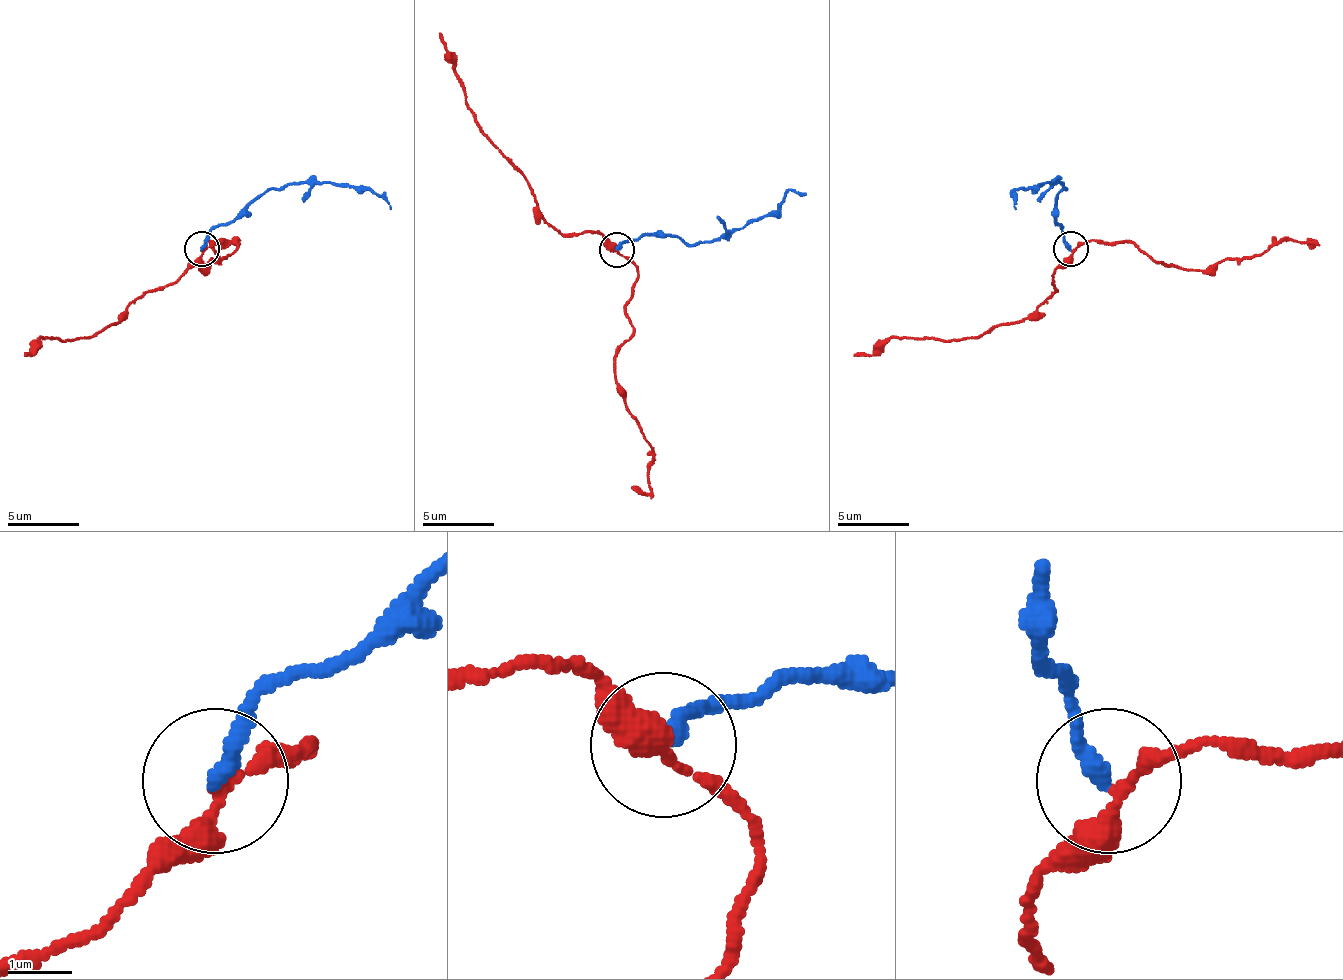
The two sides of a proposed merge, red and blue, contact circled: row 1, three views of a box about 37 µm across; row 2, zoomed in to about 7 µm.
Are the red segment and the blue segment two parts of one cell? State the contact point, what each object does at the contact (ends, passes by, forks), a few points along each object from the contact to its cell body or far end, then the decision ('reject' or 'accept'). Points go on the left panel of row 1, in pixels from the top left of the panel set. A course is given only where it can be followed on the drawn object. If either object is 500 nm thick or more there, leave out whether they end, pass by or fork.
place (202, 249); red passes by; blue ends; course red (201, 249), (183, 271), (147, 289), (122, 317), (112, 324), (87, 338), (41, 338), (23, 356); course blue (201, 249), (222, 225), (272, 189), (304, 182), (343, 182), (368, 189), (379, 196), (389, 210); reject

